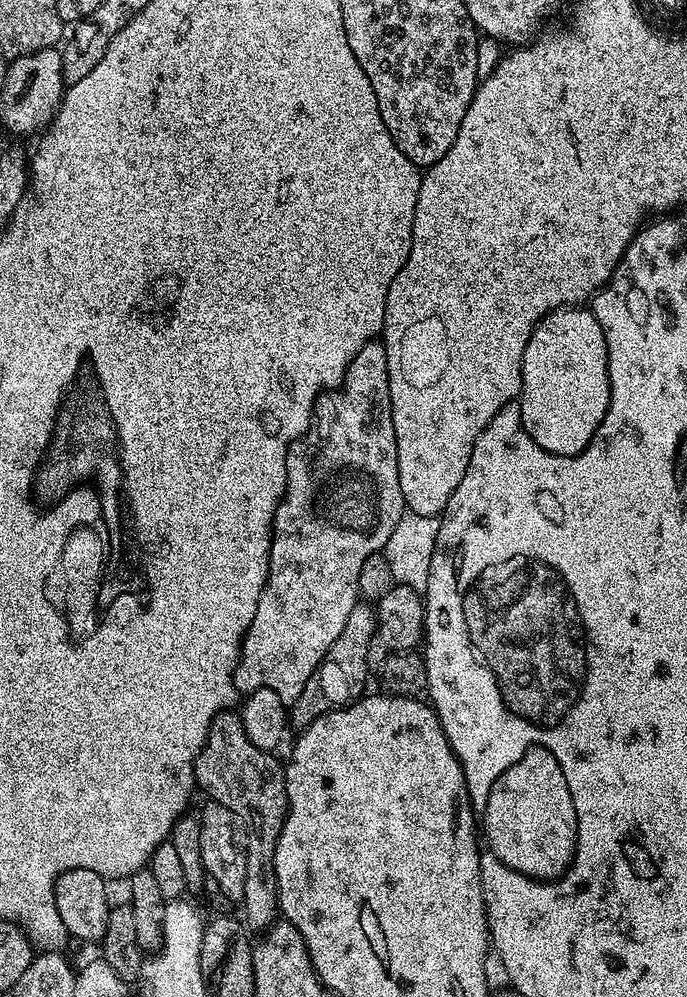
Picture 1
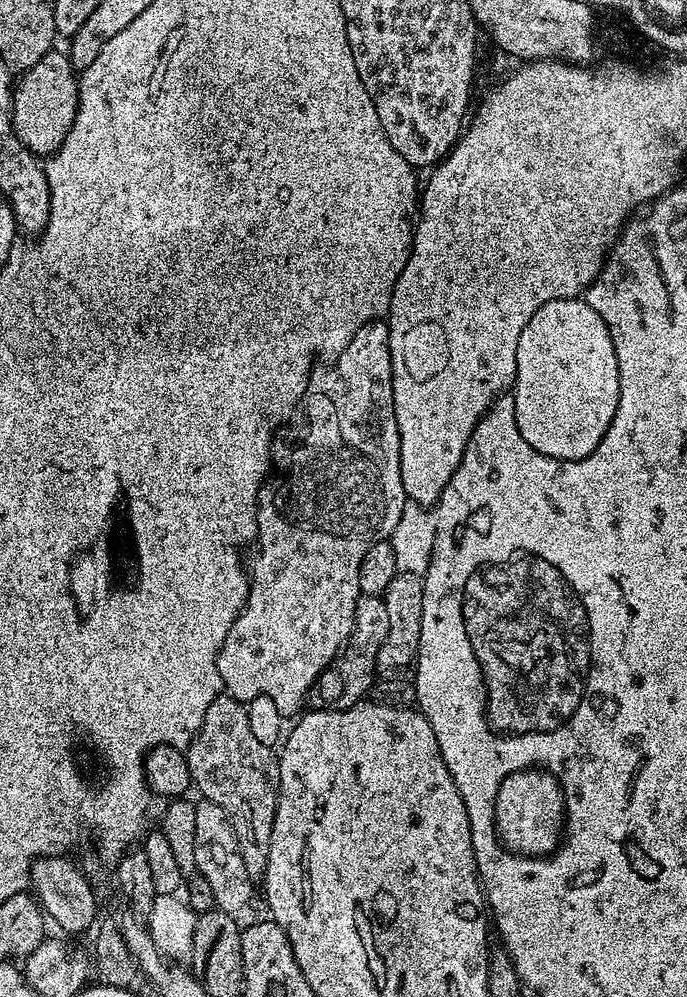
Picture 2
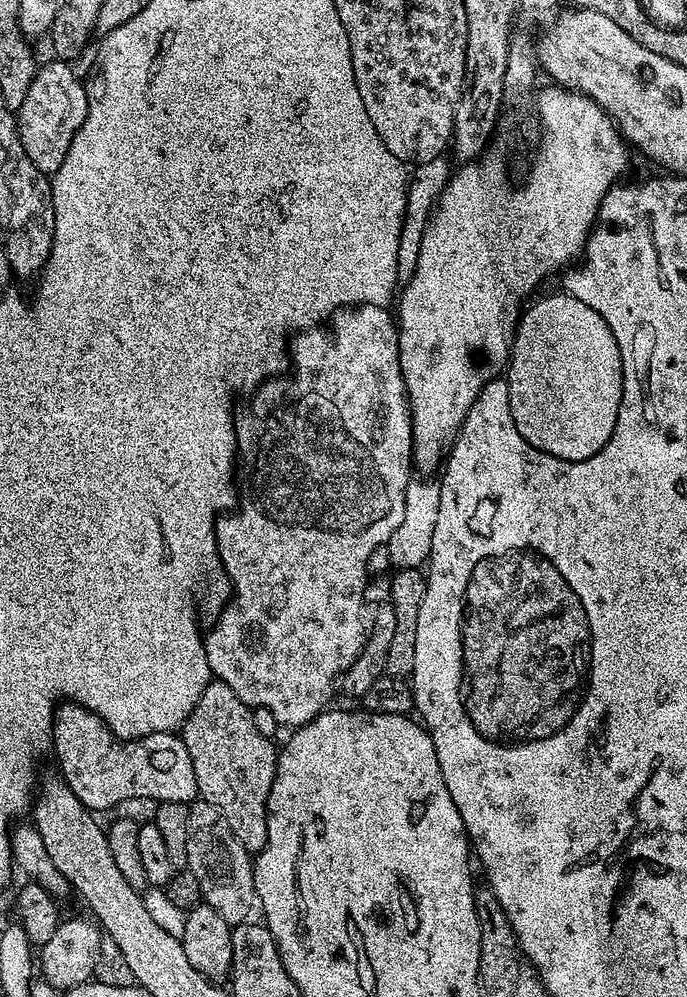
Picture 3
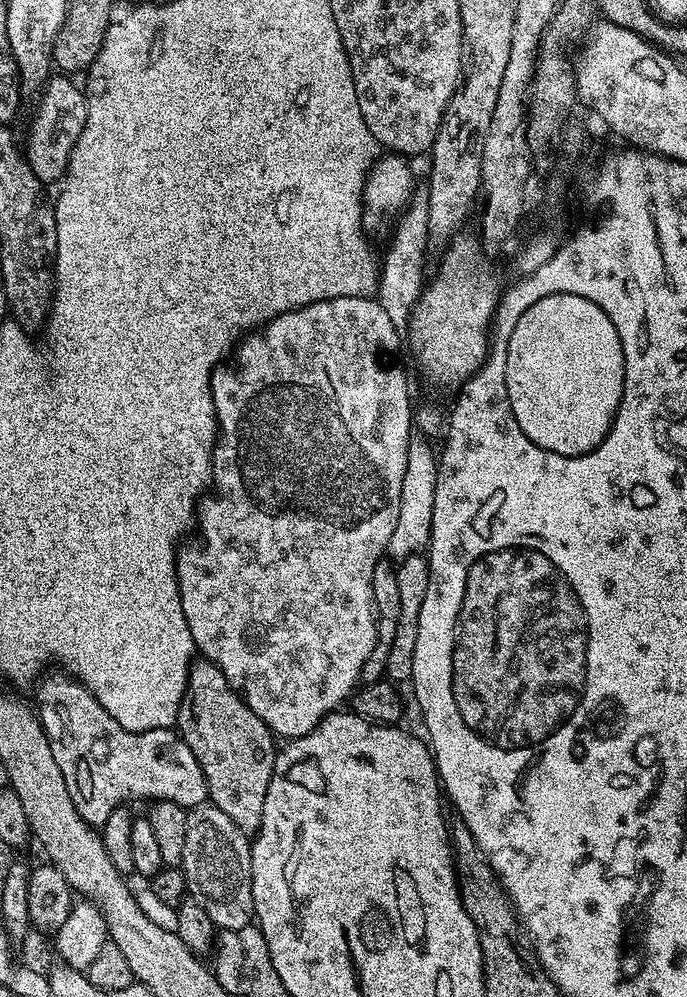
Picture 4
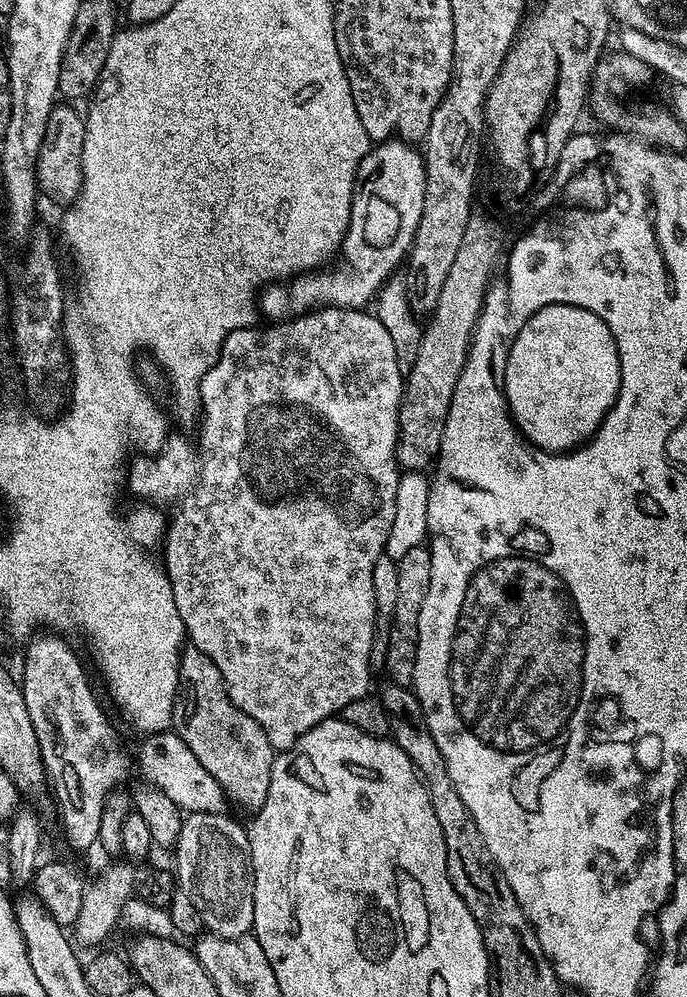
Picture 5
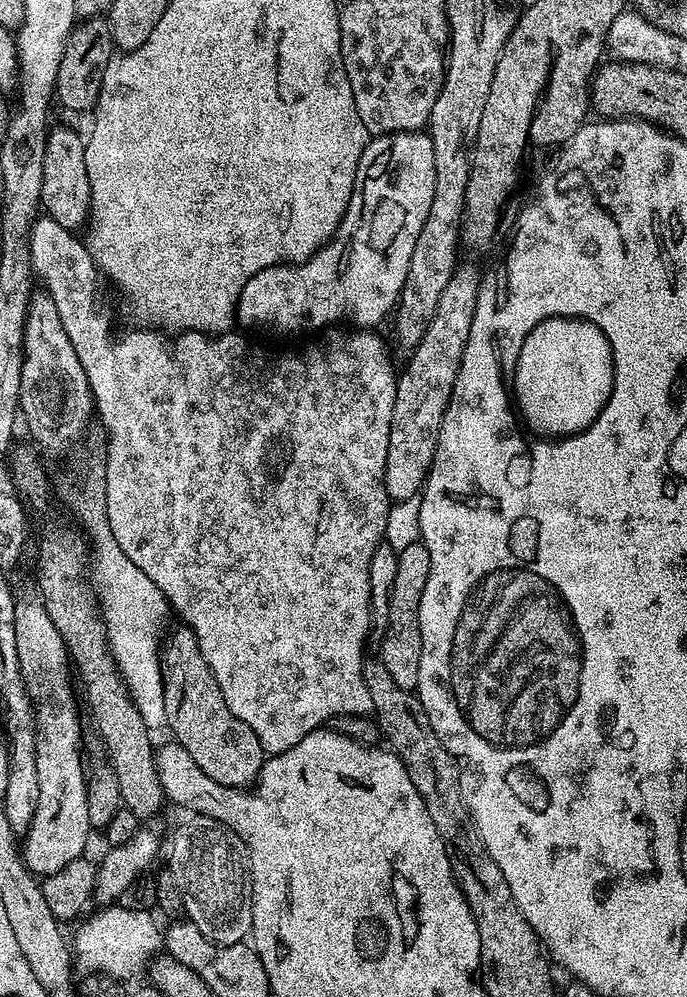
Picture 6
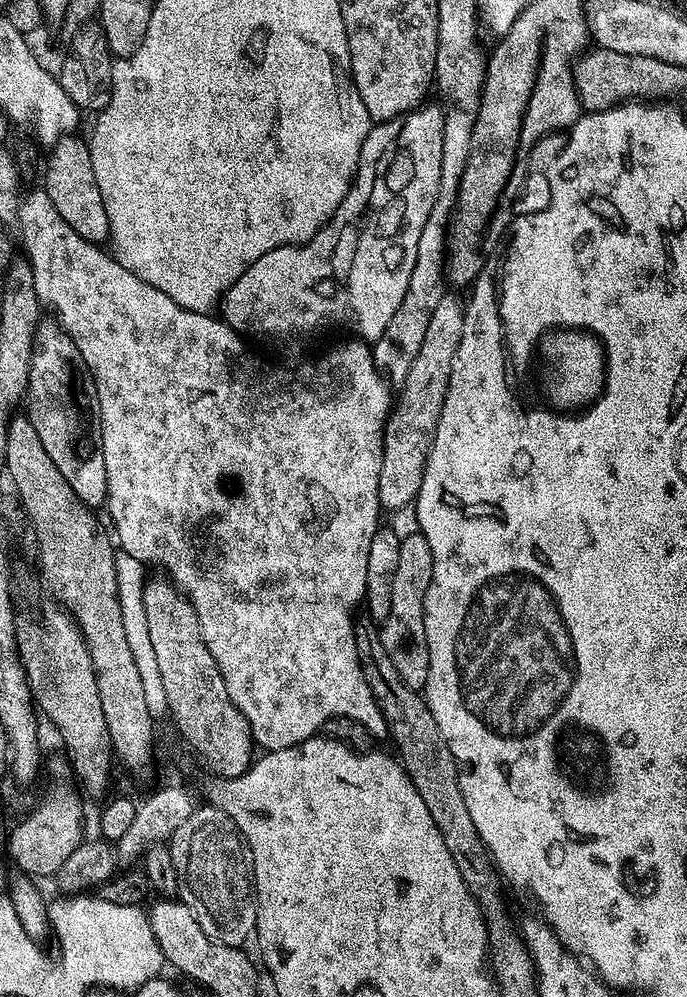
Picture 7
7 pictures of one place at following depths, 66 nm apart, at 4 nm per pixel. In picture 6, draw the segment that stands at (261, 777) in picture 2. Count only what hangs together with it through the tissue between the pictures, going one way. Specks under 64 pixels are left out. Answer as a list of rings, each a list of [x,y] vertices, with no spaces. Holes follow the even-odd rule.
[[[180,626],[169,640],[167,637],[163,641],[160,666],[164,669],[166,728],[176,735],[175,743],[184,747],[186,754],[214,782],[222,782],[224,788],[247,789],[259,777],[266,753],[258,742],[258,734],[226,706],[226,698],[222,698],[222,690],[198,646],[198,638],[187,626]]]

